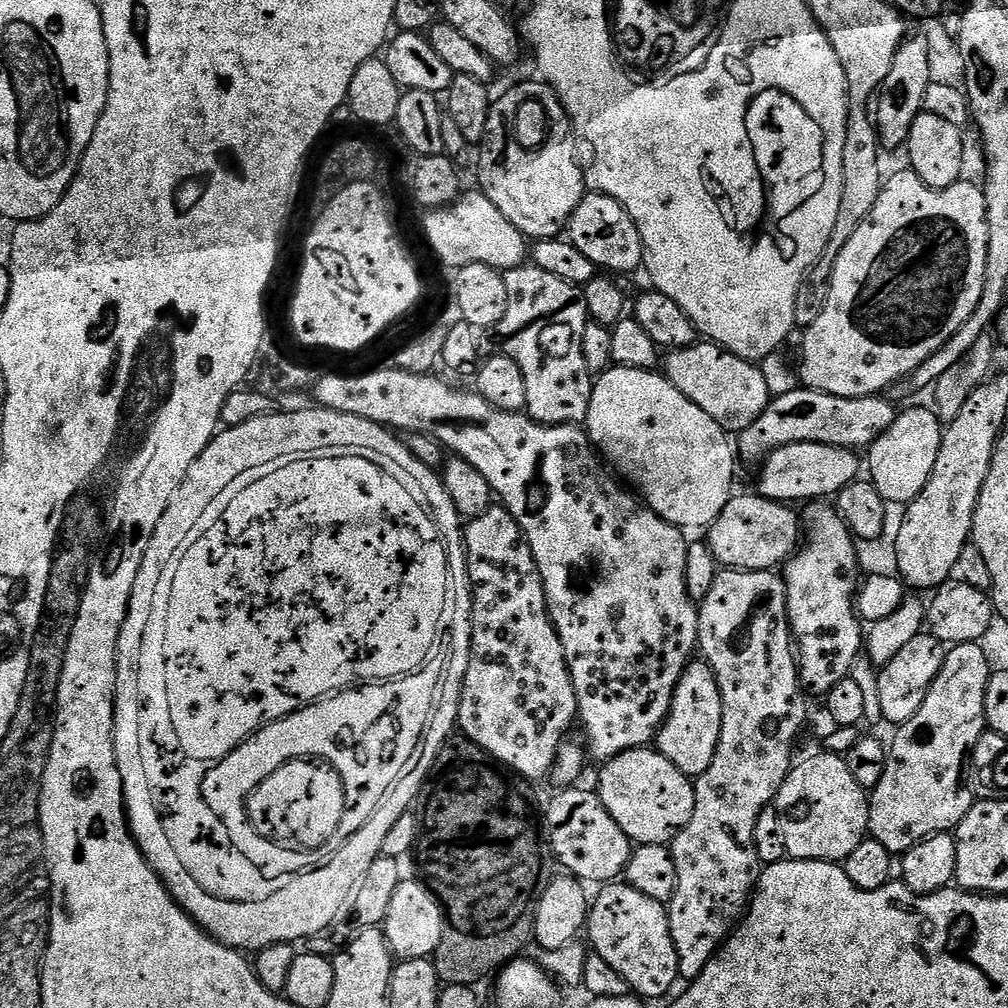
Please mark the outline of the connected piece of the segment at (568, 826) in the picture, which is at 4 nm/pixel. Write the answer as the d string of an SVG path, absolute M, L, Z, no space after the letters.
M568 786L552 800L548 808L548 824L546 820L546 840L550 851L565 873L589 885L603 886L616 882L624 875L634 845L628 835L610 818L606 806L602 806L599 795L595 791L587 792L581 786Z

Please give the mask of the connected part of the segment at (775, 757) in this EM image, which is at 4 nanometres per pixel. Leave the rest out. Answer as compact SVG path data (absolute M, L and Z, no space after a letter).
M736 568L717 571L714 578L714 587L710 590L710 594L706 594L704 600L699 601L698 611L700 613L698 618L698 630L700 631L698 648L703 659L712 667L712 673L718 682L718 690L722 698L722 730L718 734L718 750L714 754L714 762L710 762L710 766L706 766L702 775L695 777L694 814L687 826L672 839L670 845L674 866L678 866L678 890L674 890L674 898L666 907L668 921L670 922L670 934L674 938L674 946L678 950L680 980L684 982L691 982L700 977L702 970L706 970L706 966L716 957L725 940L740 925L741 920L747 913L748 905L752 903L752 894L756 891L756 883L760 881L762 871L758 850L754 846L754 826L758 826L758 814L762 814L762 810L775 801L778 790L782 790L782 782L786 782L788 771L794 763L792 751L796 748L796 739L799 738L800 731L803 730L804 723L808 720L807 698L809 699L800 683L800 665L798 653L794 647L792 623L788 620L788 591L784 585L783 575L777 574L775 571L740 572Z

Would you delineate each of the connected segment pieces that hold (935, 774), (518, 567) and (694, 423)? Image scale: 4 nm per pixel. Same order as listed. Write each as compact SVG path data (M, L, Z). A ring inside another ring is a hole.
M979 644L951 645L951 647L945 651L942 670L938 670L938 674L926 694L926 698L918 710L918 714L914 714L914 718L910 718L905 724L901 724L895 729L896 737L893 738L892 744L890 740L888 761L886 762L886 770L882 774L882 782L878 782L878 786L871 789L870 799L868 801L868 836L871 837L871 839L882 842L882 846L886 846L888 852L903 854L926 838L951 833L960 825L962 818L966 818L966 814L971 810L974 803L974 795L972 796L971 790L968 789L967 782L964 781L964 768L966 772L966 765L969 763L972 755L972 748L978 742L978 738L982 738L982 734L986 730L986 710L984 709L986 706L986 686L988 685L988 679L992 677L993 671L992 665L988 663L986 654L983 653Z
M493 506L486 510L478 518L468 520L463 529L464 547L468 558L468 573L472 579L472 653L470 662L467 664L466 678L464 679L464 689L462 690L462 702L460 703L460 718L458 728L467 739L472 740L483 751L488 752L499 760L505 768L512 769L519 776L523 776L529 782L540 780L551 773L556 755L566 742L568 731L578 720L576 711L576 695L574 694L574 682L566 662L566 654L562 650L562 642L556 633L556 627L552 624L552 619L548 613L548 603L546 602L546 590L542 586L542 574L538 570L538 562L534 562L534 554L530 546L524 540L524 532L518 526L518 522L508 513L508 509L503 506Z
M613 366L604 372L592 385L586 431L603 459L639 493L649 508L676 528L707 529L734 495L732 479L736 476L738 456L733 441L732 444L728 441L731 440L729 433L718 426L706 410L694 406L694 402L659 371L643 372L637 368Z

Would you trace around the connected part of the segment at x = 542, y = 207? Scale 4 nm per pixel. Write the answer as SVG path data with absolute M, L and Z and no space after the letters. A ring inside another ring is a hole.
M539 79L536 80L528 80L525 84L516 84L509 92L502 93L500 97L497 95L493 99L492 109L488 112L488 121L486 122L486 134L482 141L482 147L479 149L481 152L480 184L478 184L479 191L483 192L486 198L490 198L490 202L494 202L494 206L498 206L498 210L502 210L502 214L506 214L506 218L510 218L510 222L514 222L514 226L520 233L532 242L557 239L567 229L574 210L578 210L578 202L582 202L582 198L586 194L586 168L583 163L580 165L580 160L576 157L576 144L578 145L578 140L574 135L572 120L568 117L568 109L557 98L551 84L541 82Z

